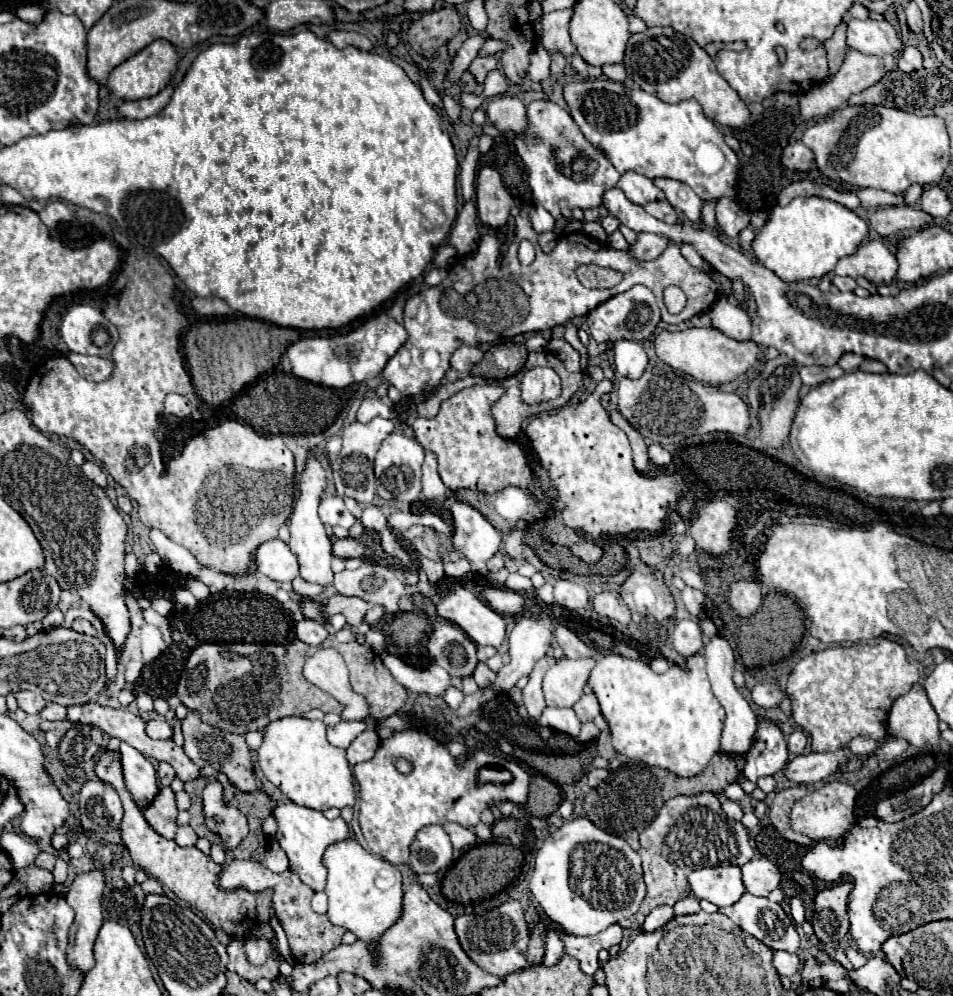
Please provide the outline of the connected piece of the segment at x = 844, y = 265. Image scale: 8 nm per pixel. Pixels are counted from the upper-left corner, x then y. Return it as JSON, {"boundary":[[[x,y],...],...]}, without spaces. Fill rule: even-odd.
{"boundary":[[[868,240],[860,244],[852,256],[840,258],[834,272],[852,278],[864,276],[872,284],[882,286],[894,282],[896,270],[898,270],[896,256],[880,240]]]}

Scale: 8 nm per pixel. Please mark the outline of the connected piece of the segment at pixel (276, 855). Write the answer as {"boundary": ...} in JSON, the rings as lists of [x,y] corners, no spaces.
{"boundary":[[[272,842],[268,852],[266,852],[266,858],[264,858],[264,864],[272,870],[272,872],[284,872],[288,868],[288,858],[286,858],[286,852],[276,844]]]}

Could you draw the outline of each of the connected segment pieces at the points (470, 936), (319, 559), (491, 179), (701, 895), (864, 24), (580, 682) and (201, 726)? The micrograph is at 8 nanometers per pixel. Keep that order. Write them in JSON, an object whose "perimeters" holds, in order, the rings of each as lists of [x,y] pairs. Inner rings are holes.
{"perimeters":[[[[508,900],[502,906],[488,910],[484,914],[472,914],[472,916],[458,916],[454,920],[456,936],[462,946],[462,950],[488,974],[496,974],[500,978],[518,972],[528,966],[526,962],[526,948],[528,948],[528,924],[524,920],[524,912],[518,900]]],[[[322,452],[312,454],[312,456],[314,458],[310,458],[304,474],[298,478],[298,496],[294,500],[294,508],[292,508],[292,516],[290,516],[290,542],[288,542],[288,546],[298,558],[300,576],[306,582],[328,586],[328,584],[332,584],[332,570],[330,570],[332,542],[324,530],[324,524],[318,518],[318,502],[320,502],[320,496],[326,488],[328,468],[320,462],[324,458]]],[[[484,166],[476,180],[476,208],[480,220],[492,228],[500,228],[506,224],[512,206],[514,198],[504,188],[500,174],[494,168]]],[[[738,866],[700,868],[688,876],[692,894],[698,900],[708,900],[716,906],[732,906],[746,892]]],[[[850,20],[848,46],[860,50],[862,54],[898,56],[902,50],[902,40],[888,20]]],[[[560,658],[556,666],[552,666],[546,672],[544,678],[546,706],[552,708],[574,706],[574,702],[582,696],[584,684],[594,664],[596,662],[592,658],[580,658],[580,660]]],[[[188,712],[188,716],[182,722],[182,734],[184,734],[184,752],[188,754],[188,758],[196,766],[206,766],[206,764],[214,766],[216,770],[224,772],[228,776],[228,780],[242,792],[258,790],[252,750],[246,746],[244,736],[222,732],[222,730],[216,730],[216,728],[208,726],[206,722],[202,722],[198,712]]]]}

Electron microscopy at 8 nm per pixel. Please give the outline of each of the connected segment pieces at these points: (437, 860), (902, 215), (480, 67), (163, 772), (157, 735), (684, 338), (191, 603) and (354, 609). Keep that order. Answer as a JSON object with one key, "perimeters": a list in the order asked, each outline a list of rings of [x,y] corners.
{"perimeters":[[[[424,826],[410,846],[408,866],[414,874],[444,872],[452,864],[452,842],[442,826]]],[[[906,204],[880,208],[868,216],[868,226],[874,228],[880,236],[896,234],[896,230],[922,230],[932,226],[932,216],[920,208]]],[[[490,54],[490,56],[476,56],[476,58],[472,60],[468,72],[474,76],[474,80],[476,80],[478,84],[482,84],[484,78],[486,78],[486,72],[490,72],[490,70],[494,70],[494,68],[498,68],[498,60],[494,58],[494,54]]],[[[159,763],[157,777],[162,786],[170,786],[170,782],[172,782],[172,778],[174,778],[174,776],[176,776],[176,772],[172,770],[172,767],[168,763]]],[[[152,720],[146,730],[148,730],[148,736],[152,736],[154,740],[172,738],[172,727],[165,720]]],[[[688,328],[682,332],[668,332],[660,330],[654,338],[654,350],[656,356],[668,364],[674,370],[680,370],[700,382],[706,384],[724,384],[740,374],[744,374],[758,358],[758,344],[748,340],[748,342],[738,342],[728,338],[716,328]]],[[[179,588],[174,591],[174,599],[184,607],[189,608],[195,608],[199,603],[193,594],[184,588]]],[[[336,594],[336,596],[328,598],[324,610],[326,610],[328,616],[342,614],[350,626],[356,626],[358,628],[364,622],[366,612],[370,610],[370,604],[364,602],[362,598],[348,598],[348,596]]]]}

